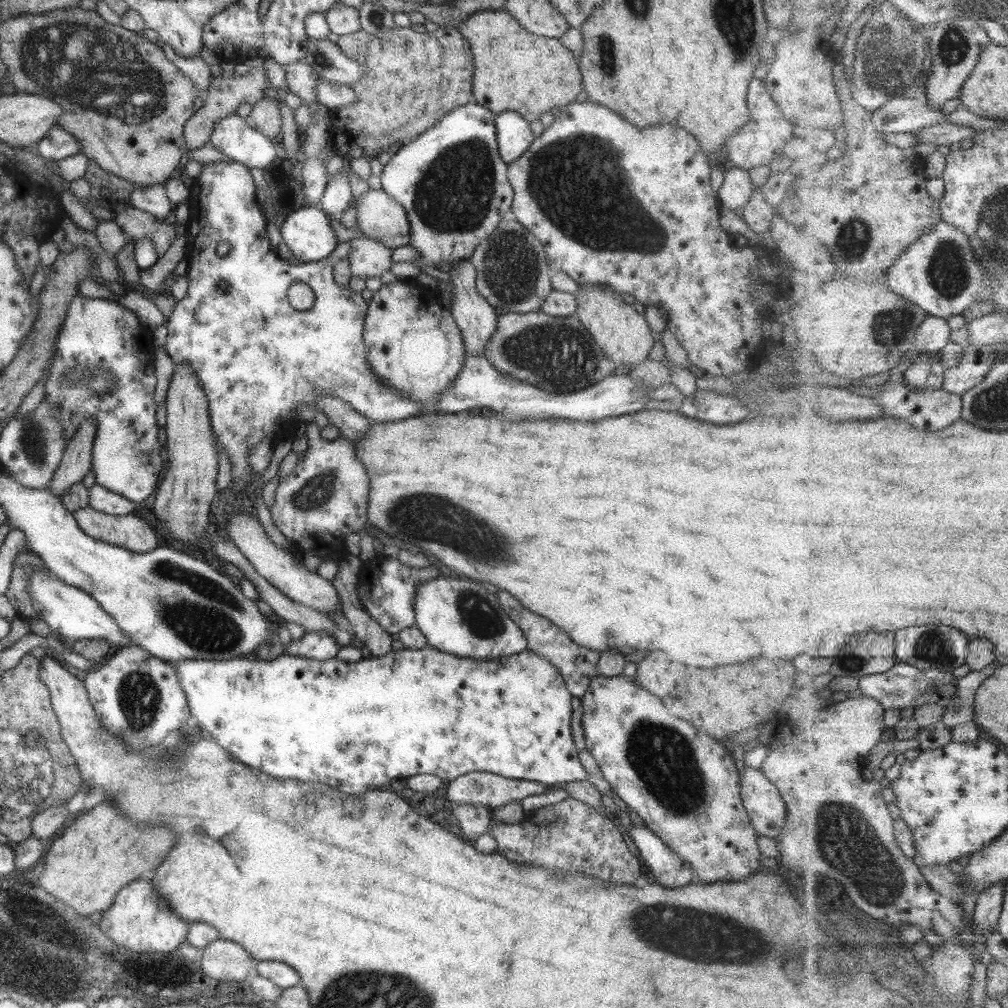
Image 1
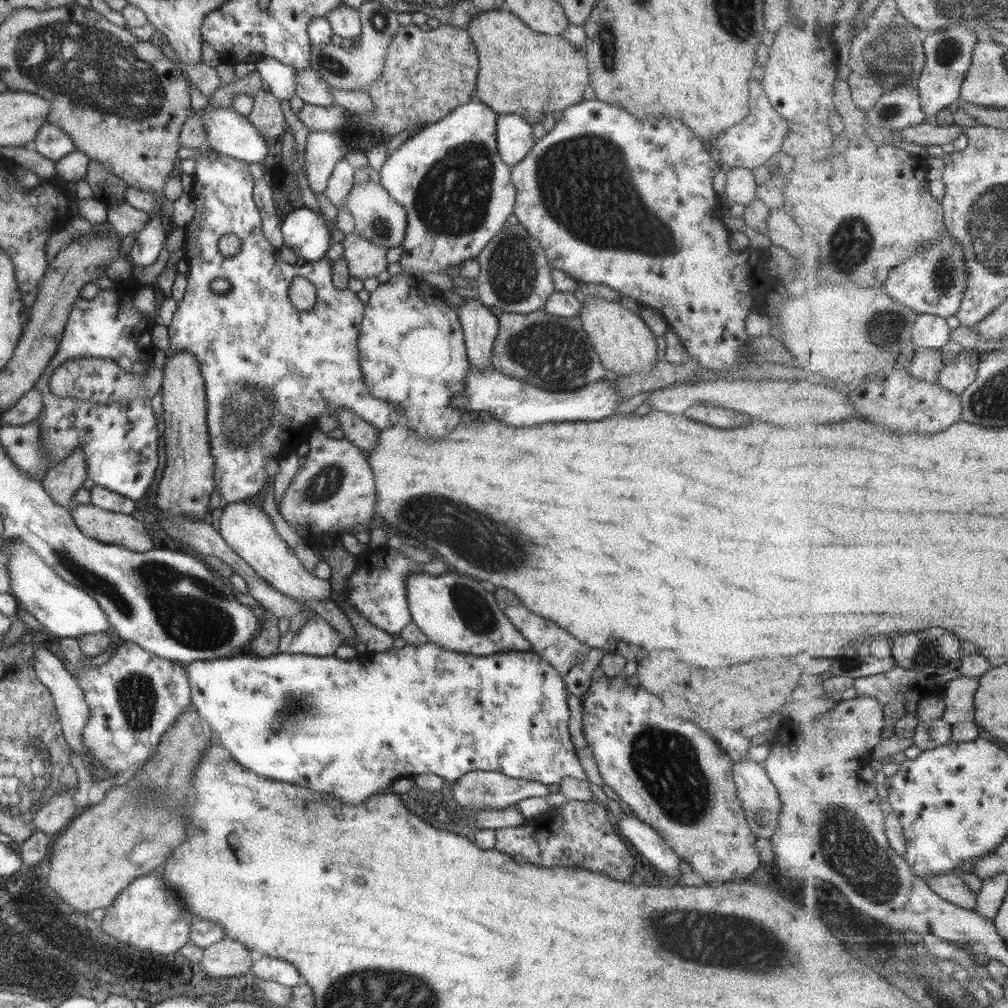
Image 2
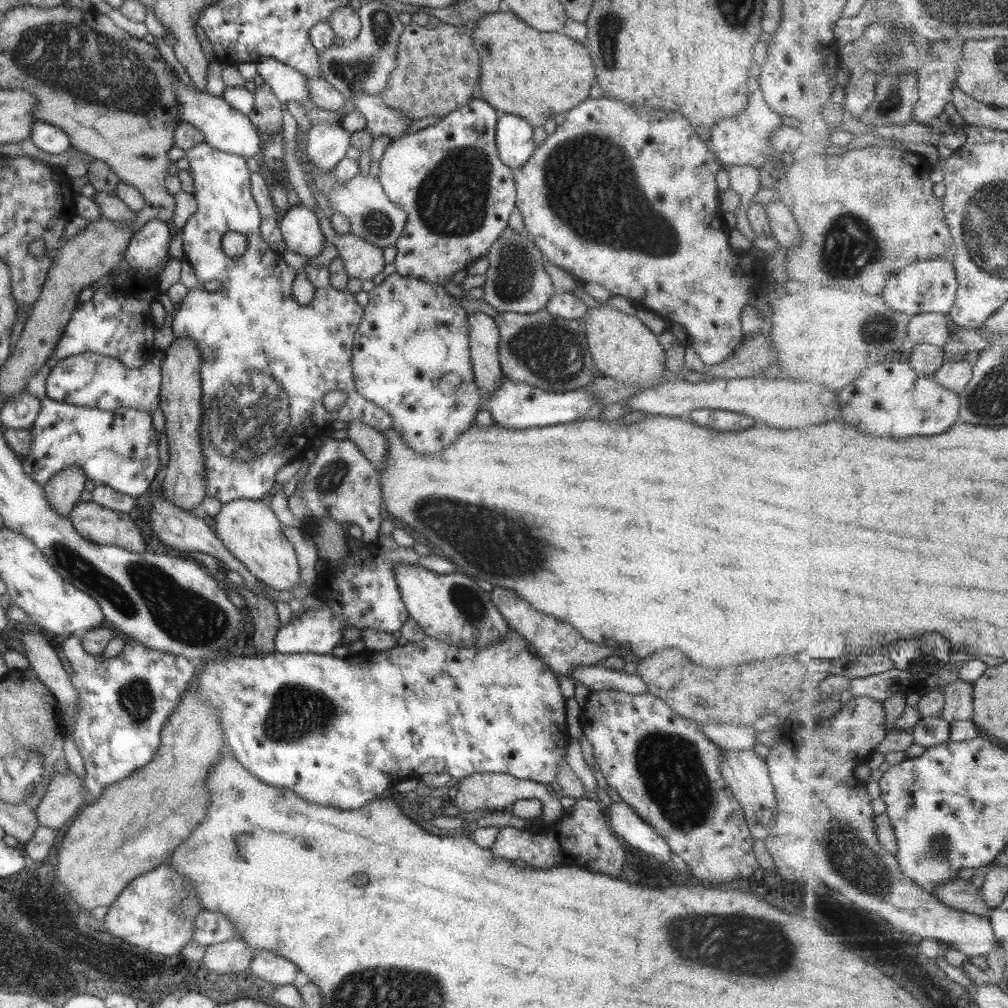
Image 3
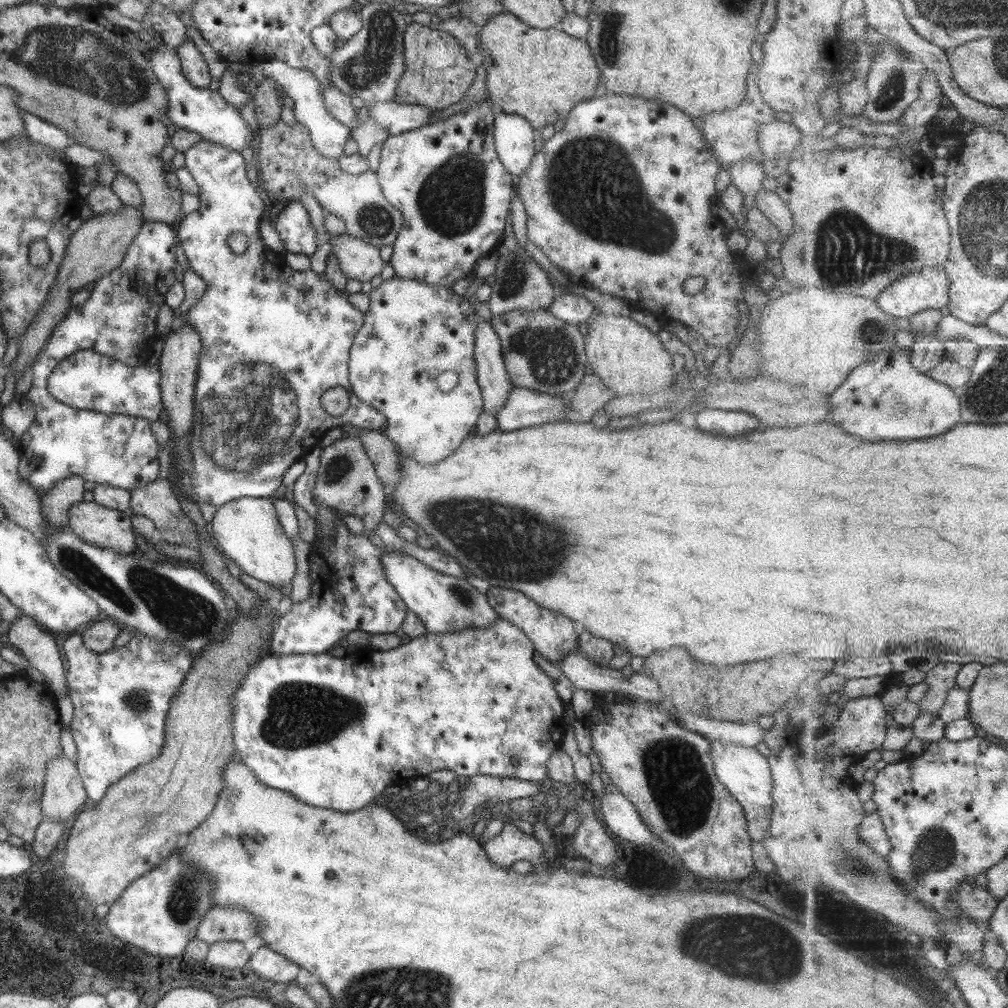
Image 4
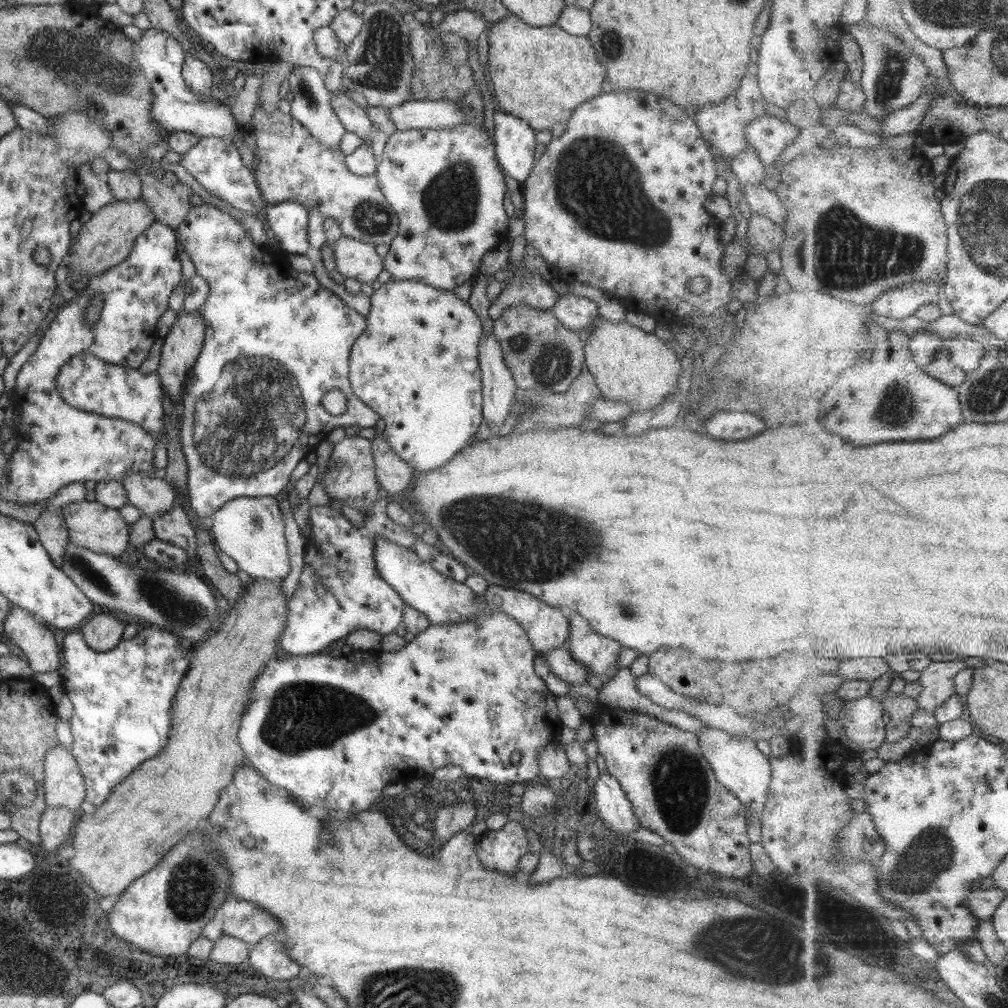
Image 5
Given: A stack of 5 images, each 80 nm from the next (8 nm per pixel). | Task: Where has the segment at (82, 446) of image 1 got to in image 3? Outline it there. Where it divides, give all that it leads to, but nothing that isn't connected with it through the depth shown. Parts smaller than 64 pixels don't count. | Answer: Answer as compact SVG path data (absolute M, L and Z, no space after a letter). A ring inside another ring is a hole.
M72 464L52 476L42 486L45 500L59 516L65 518L73 506L80 502L85 480L83 471Z

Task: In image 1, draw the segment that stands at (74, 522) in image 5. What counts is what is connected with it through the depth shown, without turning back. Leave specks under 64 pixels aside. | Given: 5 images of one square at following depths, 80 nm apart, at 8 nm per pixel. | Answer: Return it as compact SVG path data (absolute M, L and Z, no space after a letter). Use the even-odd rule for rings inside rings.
M87 506L74 510L72 515L81 532L95 540L136 553L149 552L158 546L152 528L133 513L108 515Z

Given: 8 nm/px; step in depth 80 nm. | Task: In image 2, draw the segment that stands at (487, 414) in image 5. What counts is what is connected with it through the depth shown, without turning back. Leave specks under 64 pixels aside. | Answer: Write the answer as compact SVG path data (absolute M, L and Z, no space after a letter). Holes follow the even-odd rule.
M476 297L462 299L463 303L457 309L457 320L462 326L467 360L477 372L483 372L488 366L492 367L490 360L498 321Z

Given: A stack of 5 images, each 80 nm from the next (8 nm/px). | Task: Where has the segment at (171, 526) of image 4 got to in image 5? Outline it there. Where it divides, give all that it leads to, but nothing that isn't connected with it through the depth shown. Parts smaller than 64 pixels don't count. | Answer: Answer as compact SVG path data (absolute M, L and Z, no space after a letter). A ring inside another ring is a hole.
M129 471L122 478L126 500L135 505L142 515L151 519L168 511L176 501L172 486L163 479L148 477L139 471Z

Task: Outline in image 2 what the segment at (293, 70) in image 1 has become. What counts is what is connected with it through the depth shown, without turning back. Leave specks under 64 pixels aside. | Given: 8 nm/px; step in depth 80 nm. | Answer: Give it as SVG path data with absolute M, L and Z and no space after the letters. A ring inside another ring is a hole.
M311 68L296 70L295 92L304 104L327 107L334 104L330 86Z

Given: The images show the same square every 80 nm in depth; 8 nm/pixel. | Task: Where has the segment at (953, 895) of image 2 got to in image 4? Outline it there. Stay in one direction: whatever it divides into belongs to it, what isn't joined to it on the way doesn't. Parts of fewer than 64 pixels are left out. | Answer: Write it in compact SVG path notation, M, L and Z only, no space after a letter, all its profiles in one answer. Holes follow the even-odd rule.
M966 882L956 890L952 898L965 915L979 922L988 922L998 907L999 900L989 889Z

